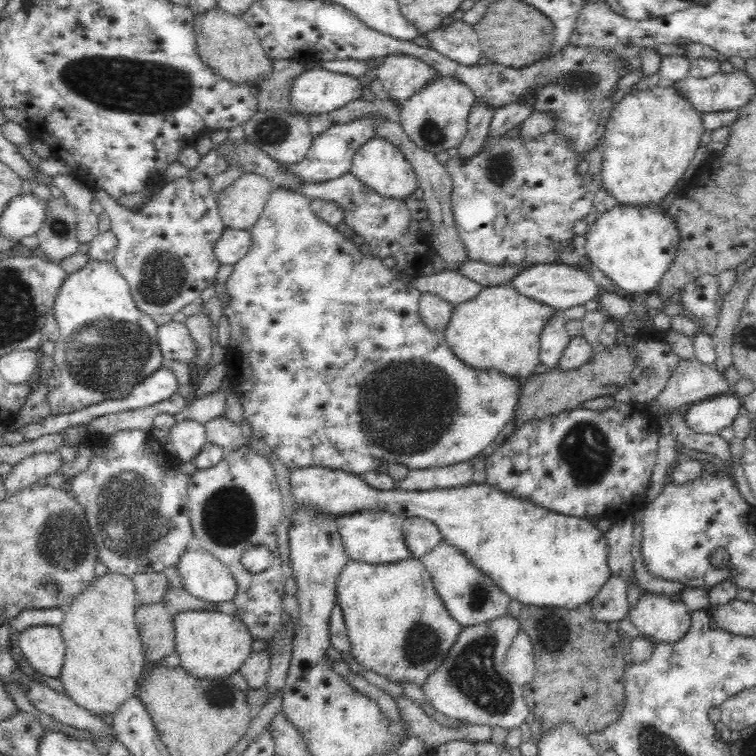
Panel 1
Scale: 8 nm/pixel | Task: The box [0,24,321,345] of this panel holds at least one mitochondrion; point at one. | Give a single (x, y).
(126, 86)

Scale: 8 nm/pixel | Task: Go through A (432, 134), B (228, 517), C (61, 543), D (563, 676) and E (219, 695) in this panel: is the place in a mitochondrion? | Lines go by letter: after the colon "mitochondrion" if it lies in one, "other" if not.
A: mitochondrion
B: mitochondrion
C: mitochondrion
D: other
E: mitochondrion

